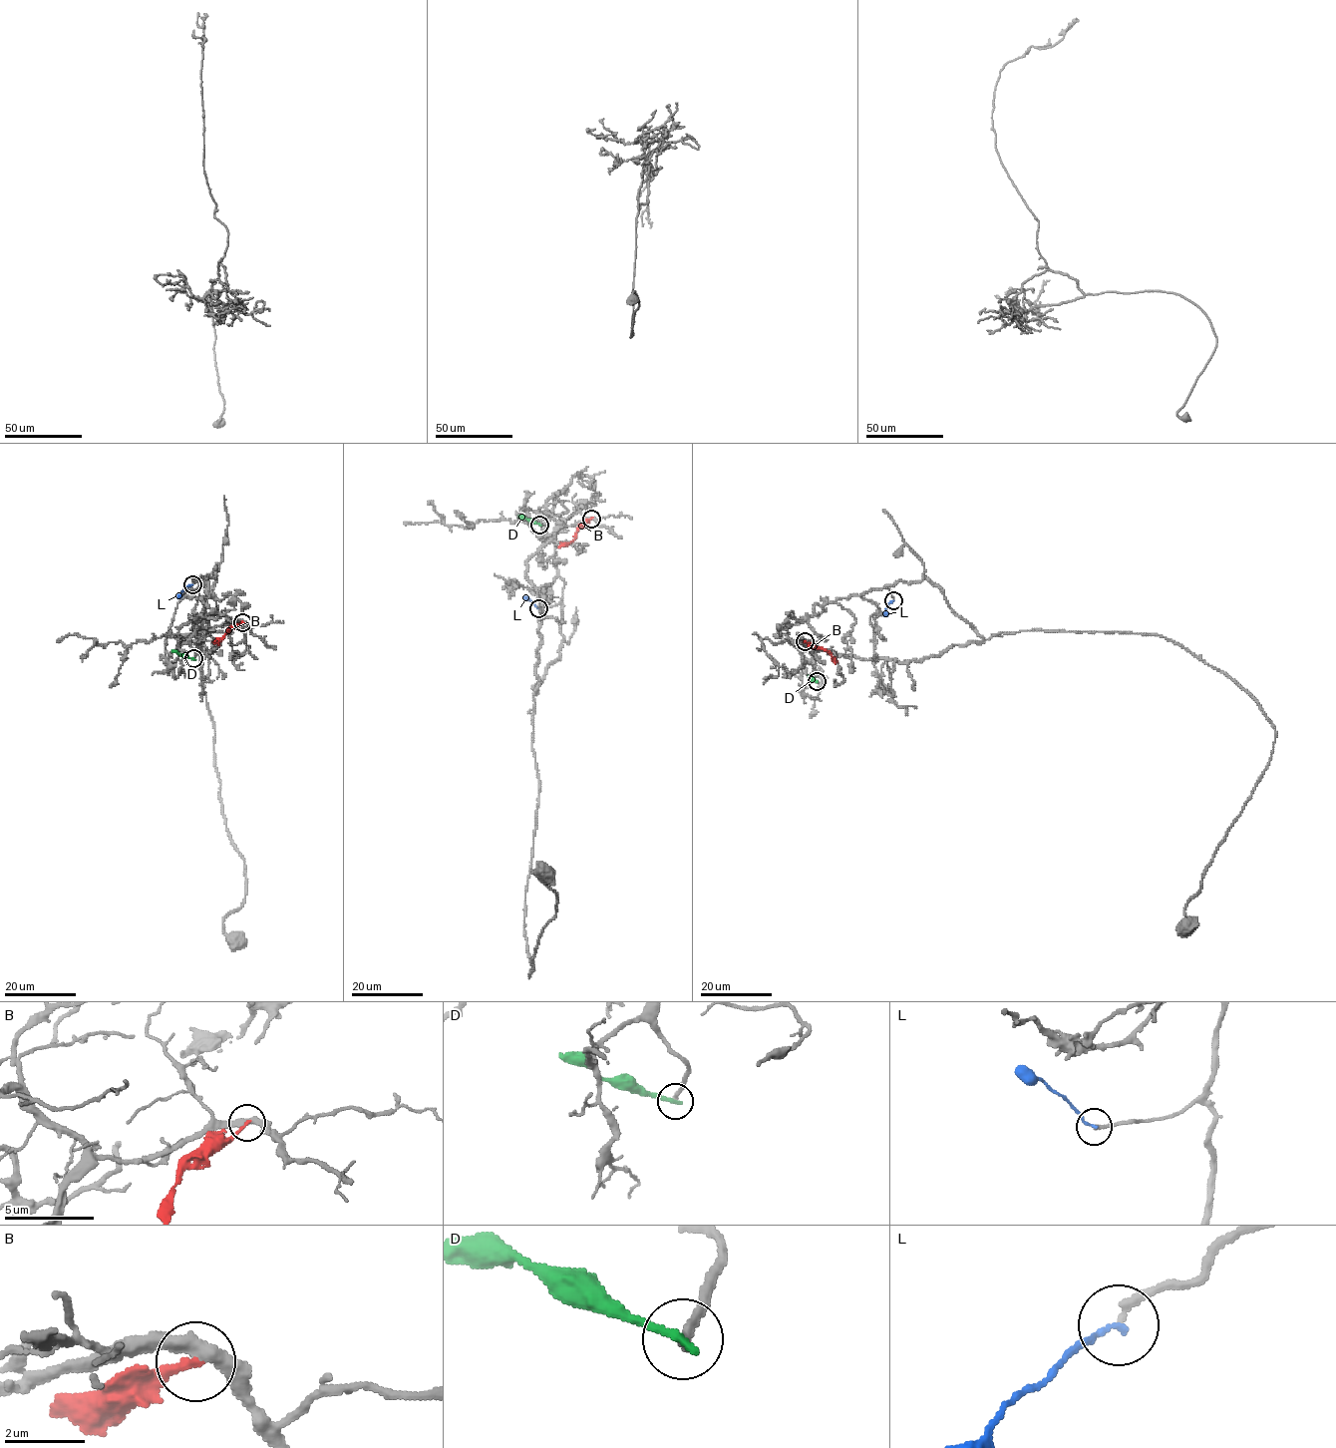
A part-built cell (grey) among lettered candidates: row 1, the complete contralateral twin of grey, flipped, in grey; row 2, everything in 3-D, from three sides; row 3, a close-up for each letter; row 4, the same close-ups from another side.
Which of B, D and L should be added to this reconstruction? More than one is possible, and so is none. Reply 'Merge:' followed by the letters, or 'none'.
Merge: none

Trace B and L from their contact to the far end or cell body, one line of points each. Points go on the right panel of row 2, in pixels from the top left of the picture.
B: (805, 641), (827, 650), (836, 661)
L: (893, 600), (884, 615)

